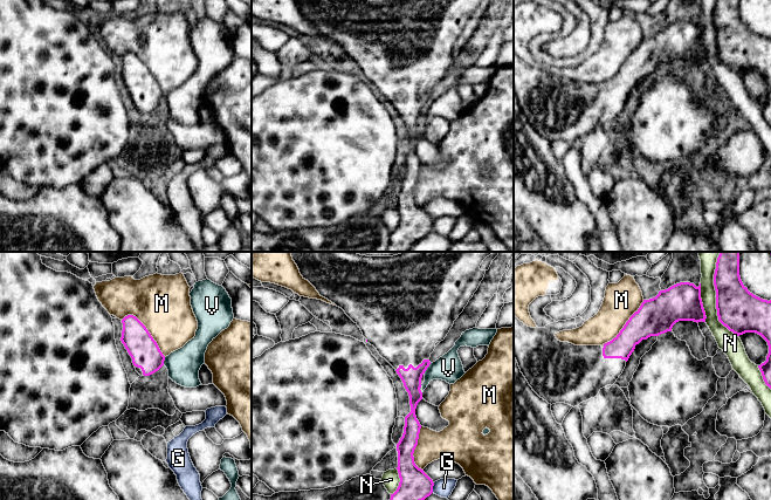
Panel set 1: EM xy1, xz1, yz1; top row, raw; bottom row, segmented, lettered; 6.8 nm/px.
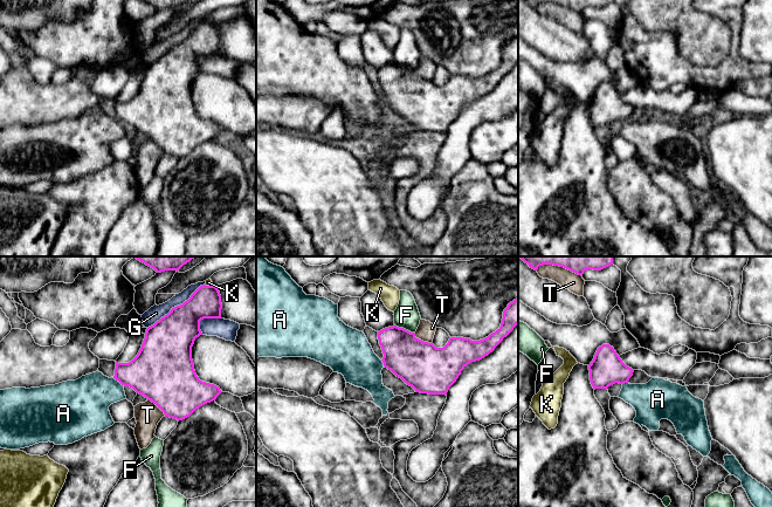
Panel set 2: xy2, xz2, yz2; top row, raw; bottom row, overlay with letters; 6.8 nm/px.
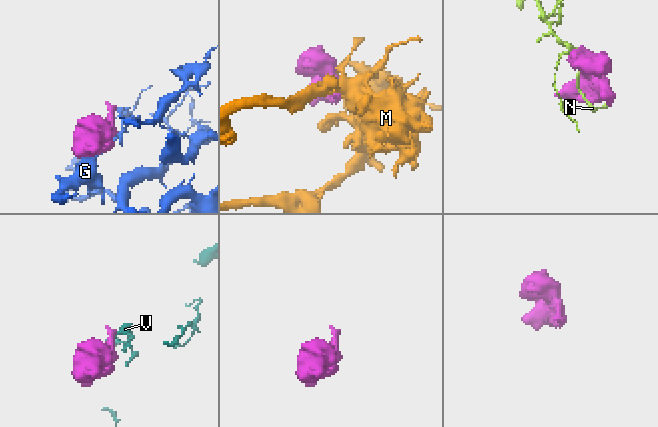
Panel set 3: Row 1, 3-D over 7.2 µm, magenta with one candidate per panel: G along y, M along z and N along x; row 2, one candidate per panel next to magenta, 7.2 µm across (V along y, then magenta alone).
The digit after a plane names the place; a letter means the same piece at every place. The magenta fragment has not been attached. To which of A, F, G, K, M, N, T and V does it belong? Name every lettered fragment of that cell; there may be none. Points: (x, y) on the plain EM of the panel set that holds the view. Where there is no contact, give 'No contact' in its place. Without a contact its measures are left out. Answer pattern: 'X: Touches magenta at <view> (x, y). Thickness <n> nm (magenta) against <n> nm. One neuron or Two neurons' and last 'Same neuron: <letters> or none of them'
A: Touches magenta at xy2 (118, 118). Thickness 340 nm (magenta) against 300 nm. Two neurons
F: Touches magenta at xz2 (405, 67). Thickness 320 nm (magenta) against 170 nm. Two neurons
G: Touches magenta at xy2 (177, 43). Thickness 320 nm (magenta) against 100 nm. Two neurons
K: Touches magenta at xy2 (208, 24). Thickness 220 nm (magenta) against 50 nm. Two neurons
M: Touches magenta at xy1 (147, 68). Thickness 200 nm (magenta) against 380 nm. Two neurons
N: Touches magenta at yz1 (716, 39). Thickness 300 nm (magenta) against 120 nm. Two neurons
T: Touches magenta at xy2 (157, 143). Thickness 420 nm (magenta) against 180 nm. Two neurons
V: Touches magenta at xz1 (427, 104). Thickness 140 nm (magenta) against 180 nm. Two neurons
Same neuron: none of them

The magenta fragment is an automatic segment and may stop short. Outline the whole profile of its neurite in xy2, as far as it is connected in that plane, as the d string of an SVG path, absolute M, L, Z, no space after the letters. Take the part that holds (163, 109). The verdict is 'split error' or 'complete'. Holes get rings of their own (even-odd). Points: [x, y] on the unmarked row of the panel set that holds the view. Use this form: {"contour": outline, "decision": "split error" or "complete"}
{"contour": "M200 23L182 42L149 64L138 93L129 101L117 101L113 116L154 141L165 152L182 158L222 130L219 124L199 117L192 97L192 84L202 73L200 59L221 56L221 33L215 23Z", "decision": "complete"}

